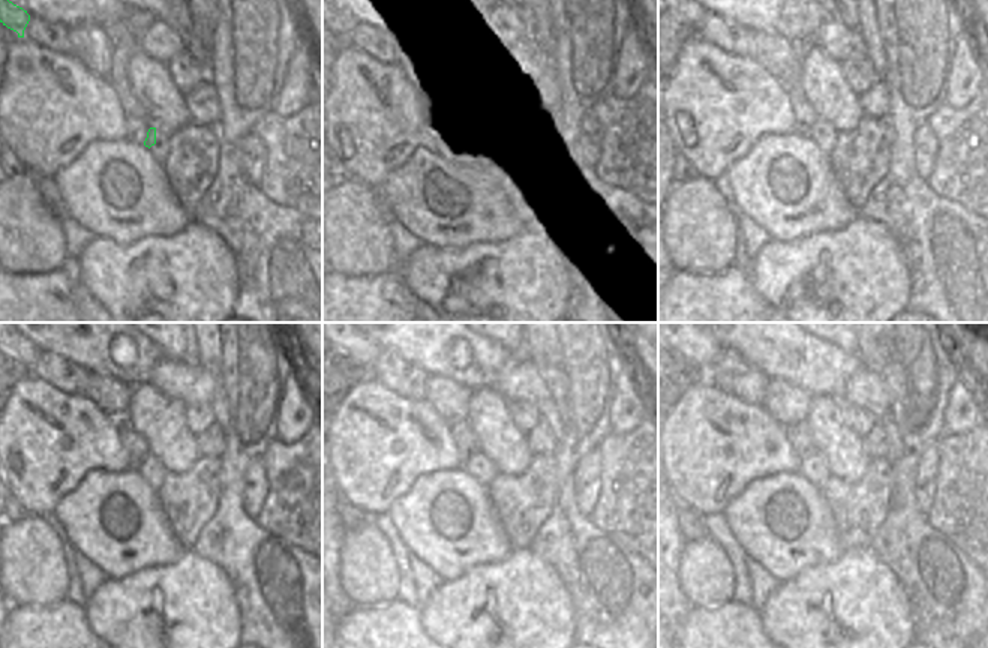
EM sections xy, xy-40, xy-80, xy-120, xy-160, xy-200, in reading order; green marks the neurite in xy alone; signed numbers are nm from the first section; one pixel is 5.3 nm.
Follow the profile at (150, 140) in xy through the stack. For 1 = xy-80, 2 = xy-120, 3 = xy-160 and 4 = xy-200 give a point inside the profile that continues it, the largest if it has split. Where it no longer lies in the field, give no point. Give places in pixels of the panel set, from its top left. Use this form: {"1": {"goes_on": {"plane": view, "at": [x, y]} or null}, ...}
{"1": {"goes_on": {"plane": "xy-80", "at": [819, 132]}}, "2": {"goes_on": {"plane": "xy-120", "at": [146, 467]}}, "3": {"goes_on": {"plane": "xy-160", "at": [479, 467]}}, "4": {"goes_on": {"plane": "xy-200", "at": [813, 467]}}}

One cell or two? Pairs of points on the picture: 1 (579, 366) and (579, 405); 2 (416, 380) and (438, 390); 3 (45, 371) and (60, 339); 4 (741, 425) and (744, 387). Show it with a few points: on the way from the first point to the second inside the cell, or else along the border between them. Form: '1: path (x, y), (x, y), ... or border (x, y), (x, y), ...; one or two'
1: path (579, 375), (579, 396); one
2: border (429, 377), (425, 386), (425, 396); two
3: border (39, 348), (57, 353), (84, 369); two
4: border (712, 381), (748, 402), (760, 404); two

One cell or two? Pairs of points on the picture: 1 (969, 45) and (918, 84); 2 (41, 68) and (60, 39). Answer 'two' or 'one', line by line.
1: two
2: two

